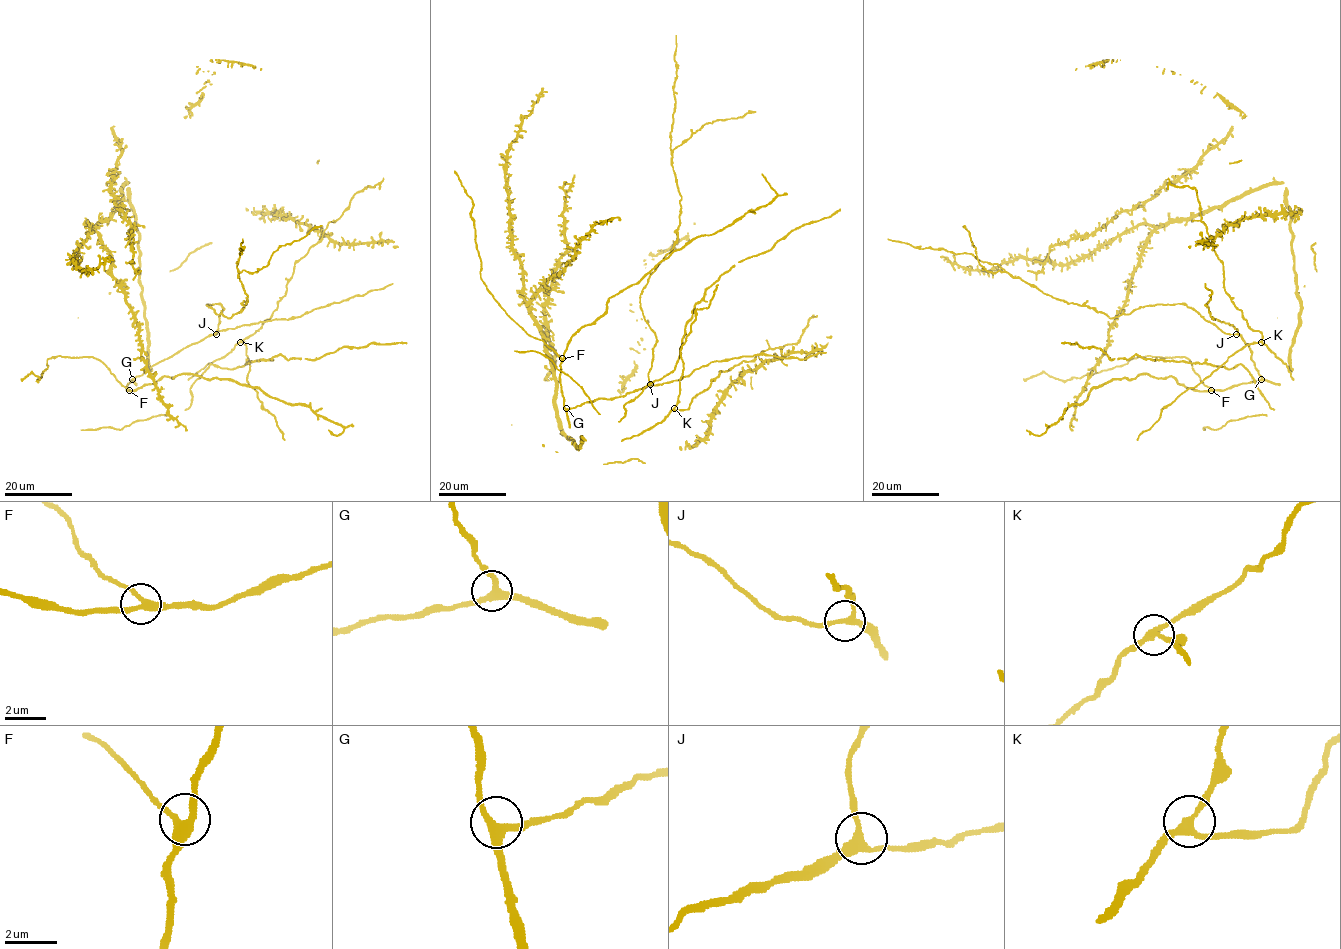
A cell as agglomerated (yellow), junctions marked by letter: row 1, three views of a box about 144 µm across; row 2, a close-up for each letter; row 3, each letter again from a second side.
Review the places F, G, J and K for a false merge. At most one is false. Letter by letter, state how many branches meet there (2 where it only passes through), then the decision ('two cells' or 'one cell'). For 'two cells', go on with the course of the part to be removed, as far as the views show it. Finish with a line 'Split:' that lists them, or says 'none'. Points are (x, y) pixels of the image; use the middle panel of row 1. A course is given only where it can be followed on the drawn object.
F: 3 | one cell
G: 3 | one cell
J: 3 | one cell
K: 3 | one cell
Split: none

